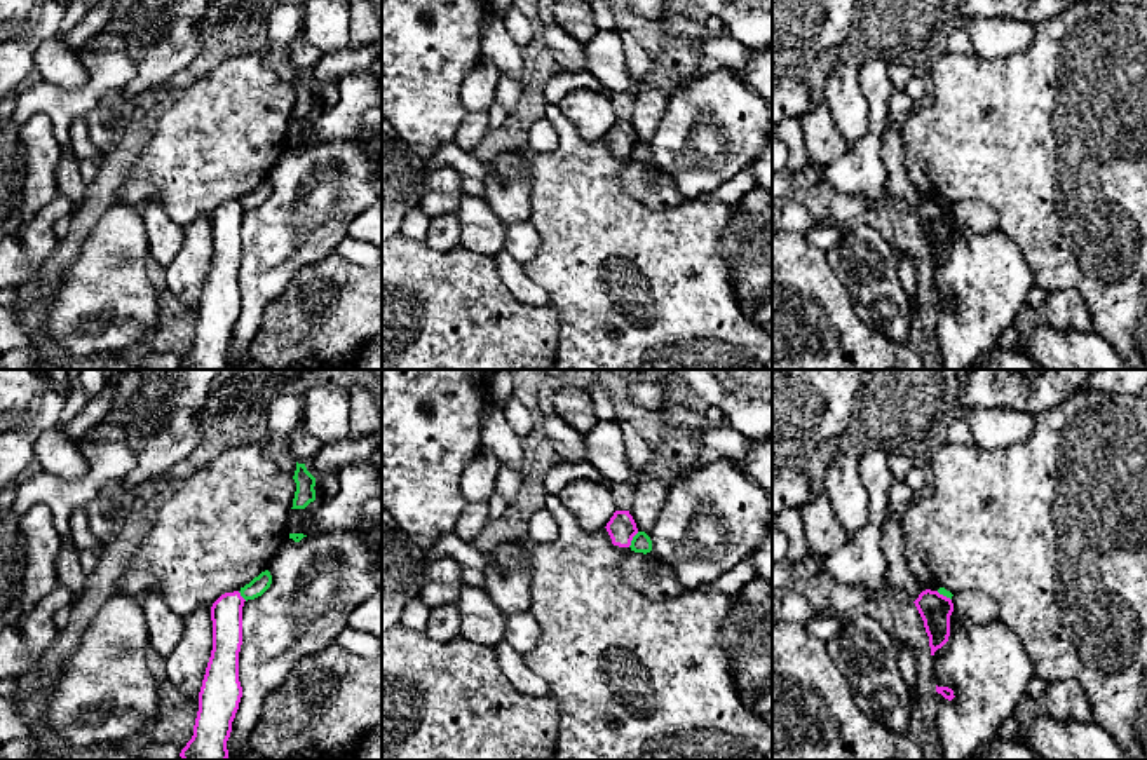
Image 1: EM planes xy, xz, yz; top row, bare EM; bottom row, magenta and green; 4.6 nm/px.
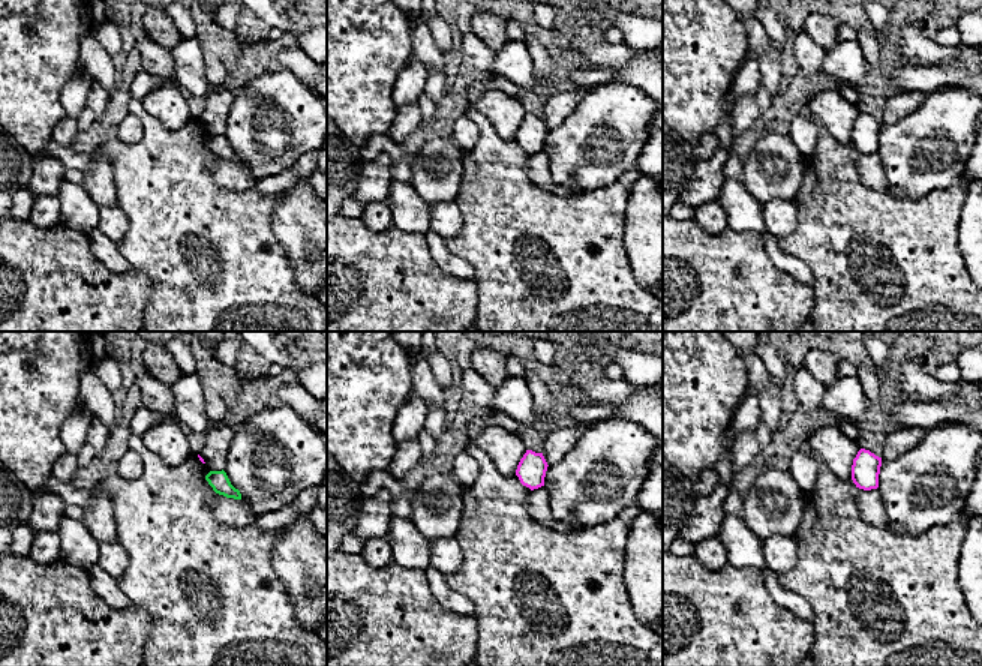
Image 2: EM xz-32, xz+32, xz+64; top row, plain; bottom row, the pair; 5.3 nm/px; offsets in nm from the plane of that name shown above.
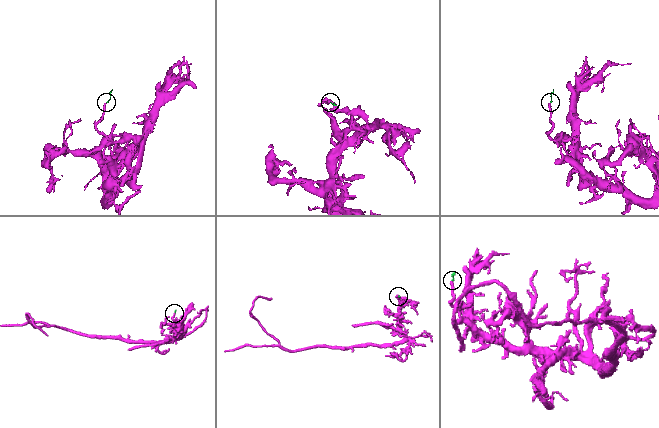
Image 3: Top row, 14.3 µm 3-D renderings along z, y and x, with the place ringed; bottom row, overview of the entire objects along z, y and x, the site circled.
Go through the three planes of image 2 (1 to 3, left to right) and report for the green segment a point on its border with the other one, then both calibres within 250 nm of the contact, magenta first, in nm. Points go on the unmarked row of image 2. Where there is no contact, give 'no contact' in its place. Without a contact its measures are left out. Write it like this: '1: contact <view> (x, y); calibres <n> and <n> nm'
1: no contact
2: no contact
3: no contact

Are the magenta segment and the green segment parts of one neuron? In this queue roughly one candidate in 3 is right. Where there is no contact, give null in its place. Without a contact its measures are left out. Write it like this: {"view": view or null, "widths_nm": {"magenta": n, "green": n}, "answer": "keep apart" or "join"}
{"view": "xz", "widths_nm": {"magenta": 130, "green": 90}, "answer": "keep apart"}

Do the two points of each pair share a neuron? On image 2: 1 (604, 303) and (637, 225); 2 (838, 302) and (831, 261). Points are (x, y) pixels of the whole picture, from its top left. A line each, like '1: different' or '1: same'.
1: different
2: same

